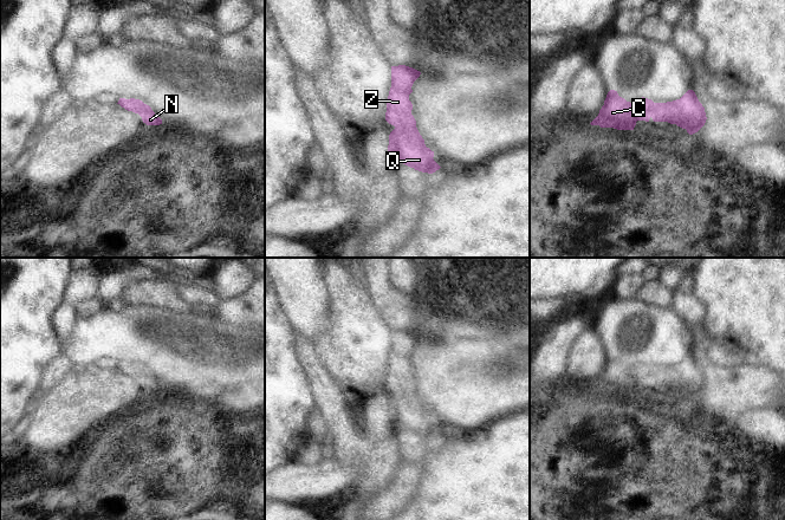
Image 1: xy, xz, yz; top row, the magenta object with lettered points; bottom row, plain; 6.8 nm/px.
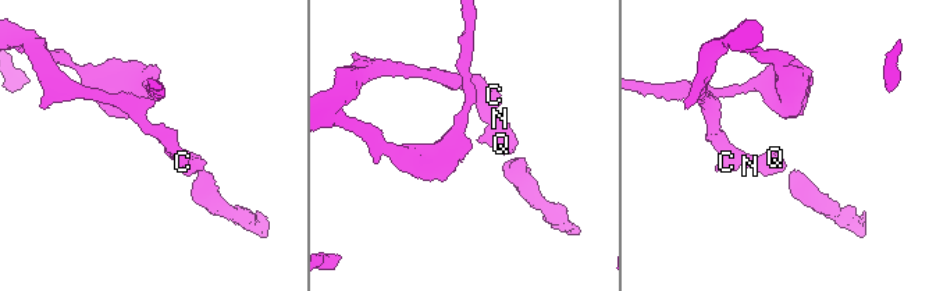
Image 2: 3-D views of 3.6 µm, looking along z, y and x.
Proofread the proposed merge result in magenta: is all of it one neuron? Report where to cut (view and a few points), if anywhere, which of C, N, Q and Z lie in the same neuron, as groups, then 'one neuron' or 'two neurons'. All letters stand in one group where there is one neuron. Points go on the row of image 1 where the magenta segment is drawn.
no cut; C N Q Z; one neuron

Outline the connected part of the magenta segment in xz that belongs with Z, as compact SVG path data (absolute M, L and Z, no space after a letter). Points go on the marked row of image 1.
M391 66L391 87L387 102L385 121L395 129L389 135L388 151L396 162L415 170L433 174L441 167L434 161L434 151L426 147L411 115L409 95L421 72L406 66Z

